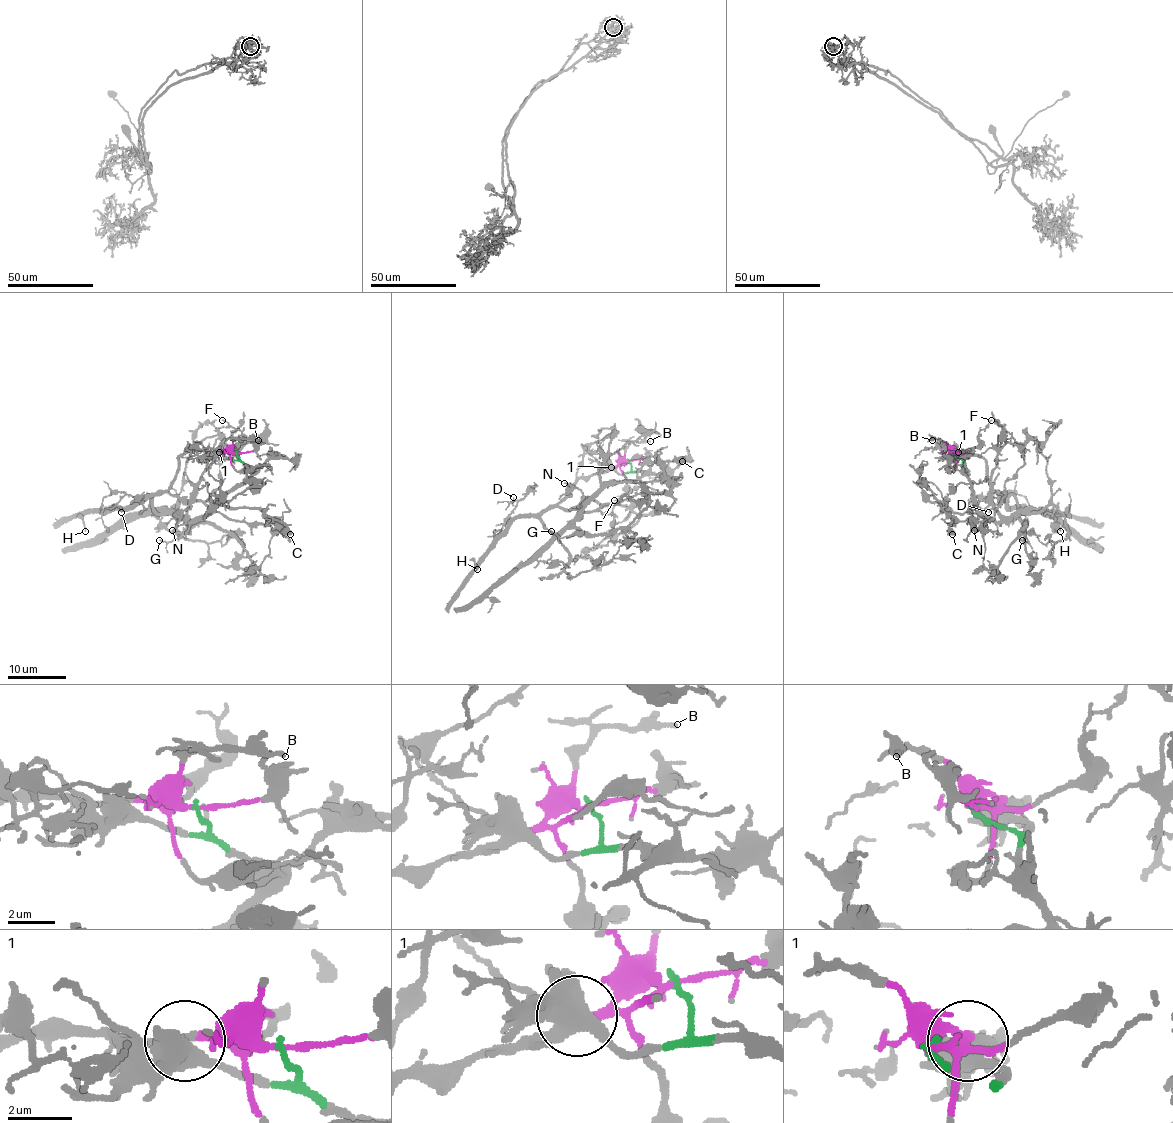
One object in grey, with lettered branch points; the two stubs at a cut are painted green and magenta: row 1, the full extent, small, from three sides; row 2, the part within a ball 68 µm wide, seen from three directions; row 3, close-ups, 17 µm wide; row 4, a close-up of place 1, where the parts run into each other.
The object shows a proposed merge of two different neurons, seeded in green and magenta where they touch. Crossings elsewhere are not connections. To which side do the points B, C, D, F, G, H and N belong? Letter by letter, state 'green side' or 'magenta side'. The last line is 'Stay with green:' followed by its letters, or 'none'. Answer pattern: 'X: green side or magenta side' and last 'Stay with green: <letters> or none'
B: magenta side
C: green side
D: magenta side
F: magenta side
G: green side
H: magenta side
N: green side
Stay with green: C, G, N

